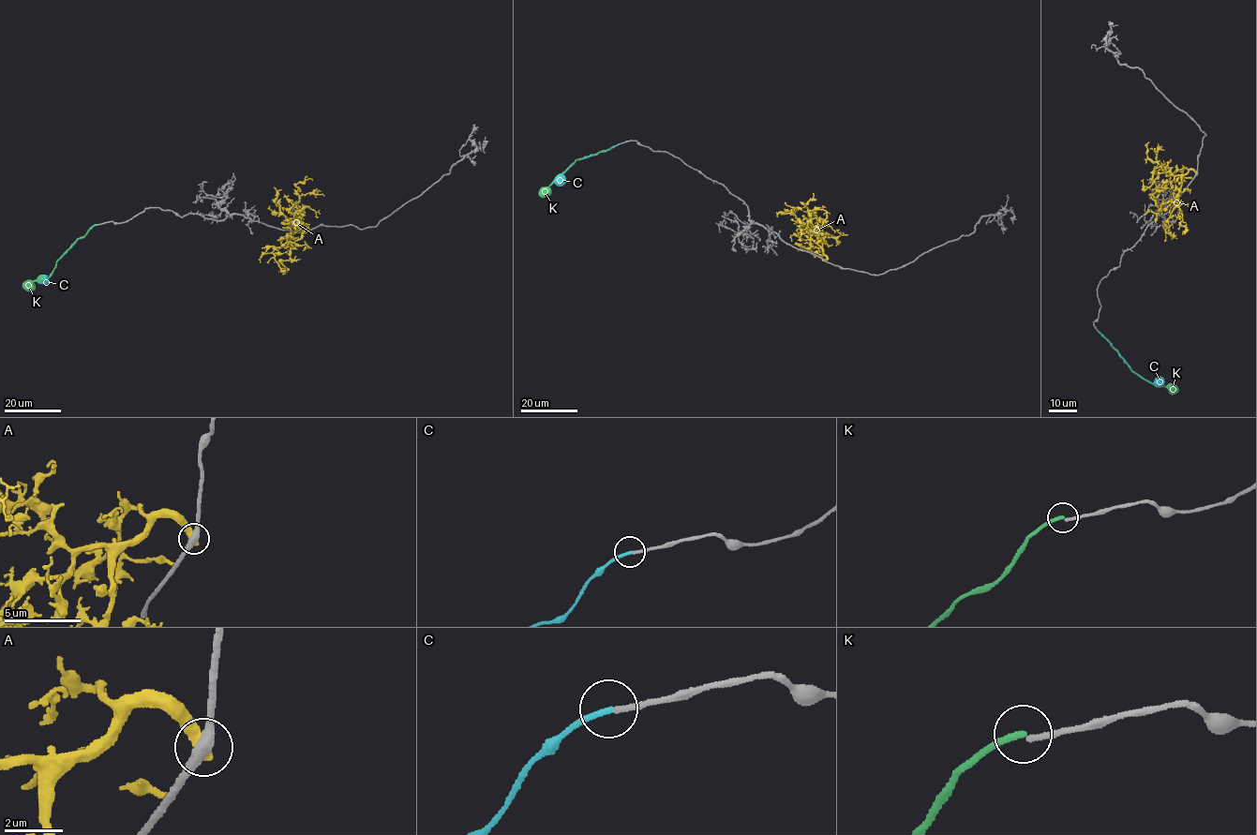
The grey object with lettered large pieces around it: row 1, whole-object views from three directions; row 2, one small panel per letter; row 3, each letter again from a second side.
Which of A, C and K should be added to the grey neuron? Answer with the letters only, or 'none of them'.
C

